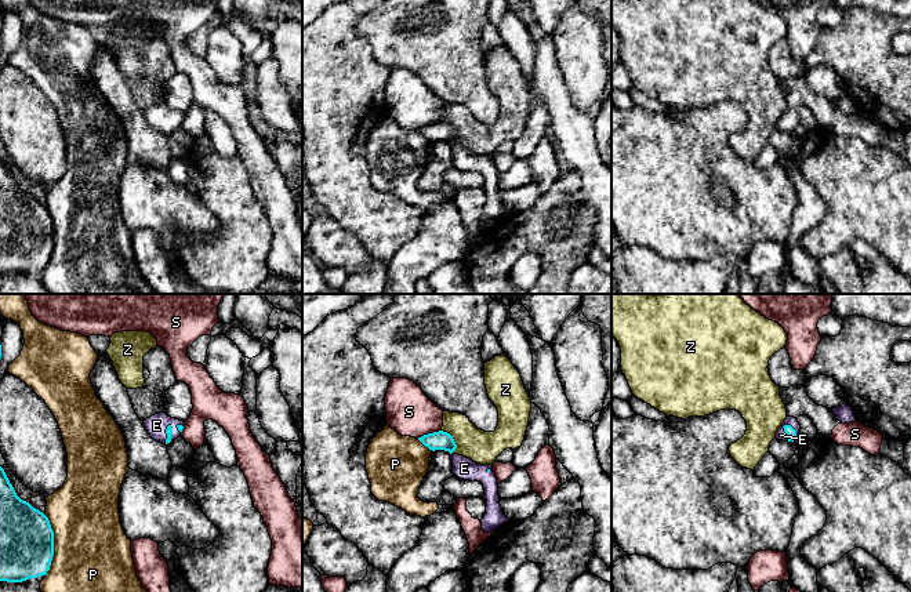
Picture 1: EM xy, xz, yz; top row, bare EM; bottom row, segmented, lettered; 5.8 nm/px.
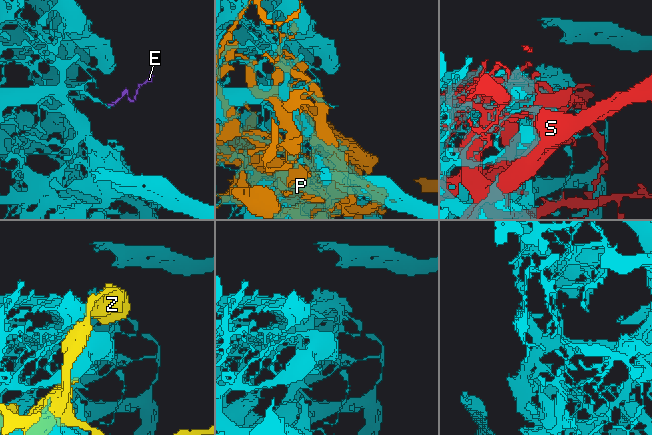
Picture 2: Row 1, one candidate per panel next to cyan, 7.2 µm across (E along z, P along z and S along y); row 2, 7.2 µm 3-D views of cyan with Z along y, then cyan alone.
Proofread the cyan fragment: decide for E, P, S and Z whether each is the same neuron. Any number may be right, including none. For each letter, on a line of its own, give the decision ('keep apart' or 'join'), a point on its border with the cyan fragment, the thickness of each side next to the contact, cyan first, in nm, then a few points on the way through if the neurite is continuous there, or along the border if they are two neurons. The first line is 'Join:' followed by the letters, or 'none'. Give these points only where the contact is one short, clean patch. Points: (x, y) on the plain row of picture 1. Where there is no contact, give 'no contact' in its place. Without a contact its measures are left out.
Join: E
E: join; contact yz (786, 123); calibres 60 and 60 nm; way yz (788, 120), (786, 123), (780, 126)
P: keep apart; contact xy (53, 236); calibres 320 and 460 nm
S: keep apart; contact xz (428, 124); calibres 110 and 280 nm
Z: keep apart; contact xz (453, 130); calibres 110 and 190 nm

